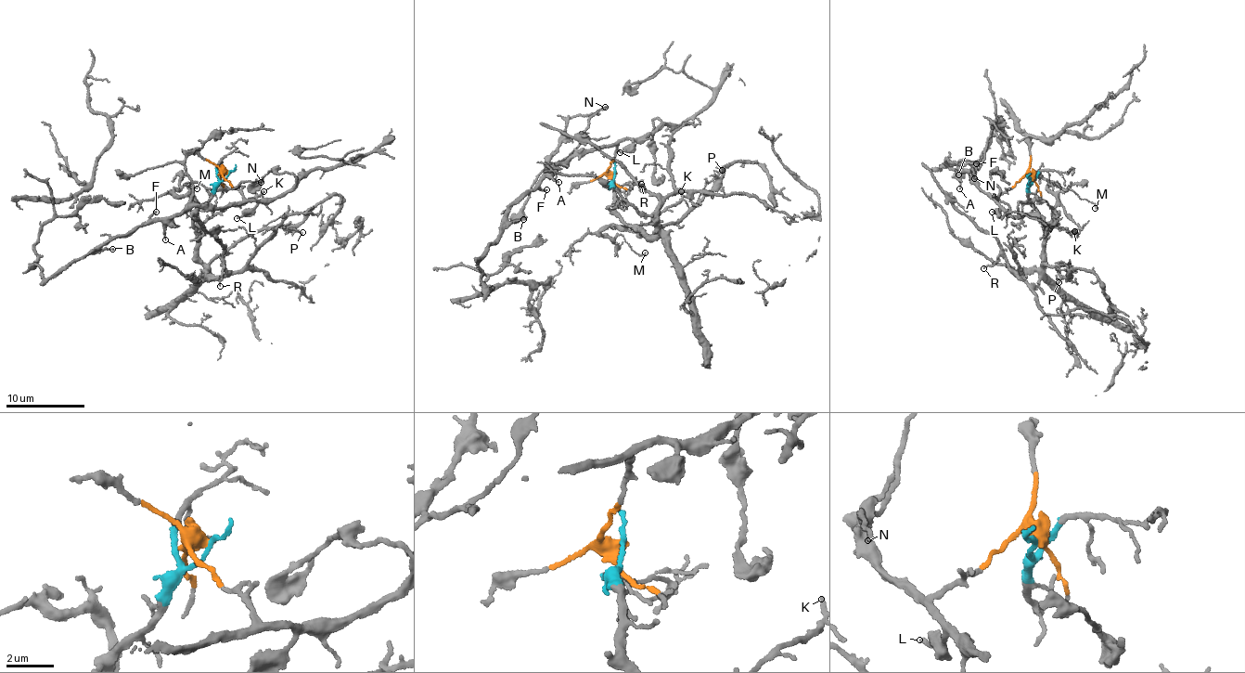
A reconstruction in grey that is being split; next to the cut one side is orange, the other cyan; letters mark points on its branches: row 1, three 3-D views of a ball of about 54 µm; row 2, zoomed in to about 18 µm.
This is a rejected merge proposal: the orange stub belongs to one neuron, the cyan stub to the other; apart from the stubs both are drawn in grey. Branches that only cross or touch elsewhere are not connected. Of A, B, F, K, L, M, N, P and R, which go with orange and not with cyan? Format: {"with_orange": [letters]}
{"with_orange": ["A", "B", "F", "L", "N"]}

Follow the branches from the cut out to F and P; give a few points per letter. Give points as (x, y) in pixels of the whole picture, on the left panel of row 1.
F: (227, 174), (222, 175), (241, 193), (241, 201), (206, 211), (196, 205), (151, 220), (157, 211)
P: (227, 174), (212, 198), (197, 210), (200, 260), (208, 264), (270, 227), (302, 233)

